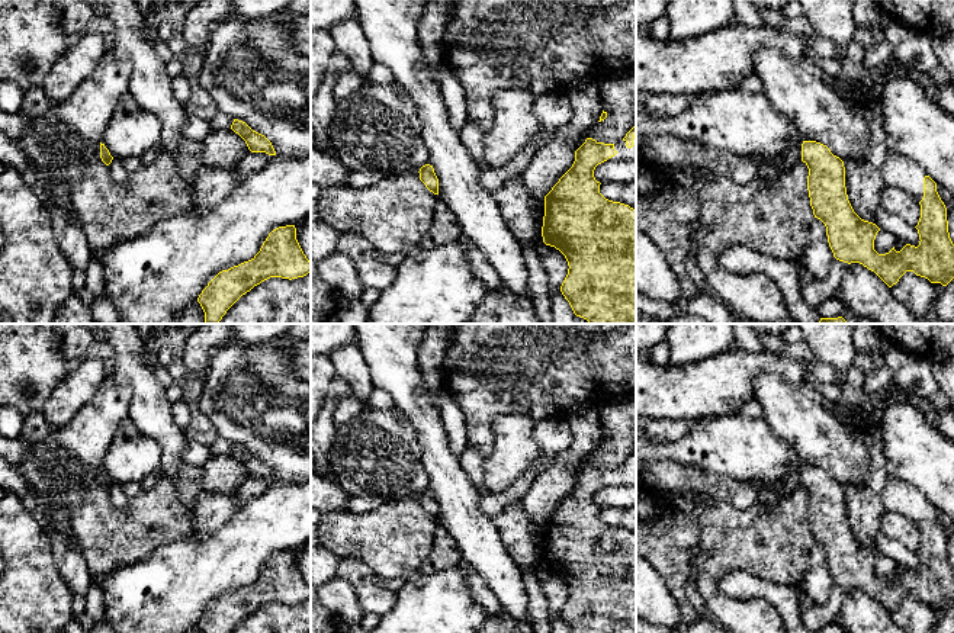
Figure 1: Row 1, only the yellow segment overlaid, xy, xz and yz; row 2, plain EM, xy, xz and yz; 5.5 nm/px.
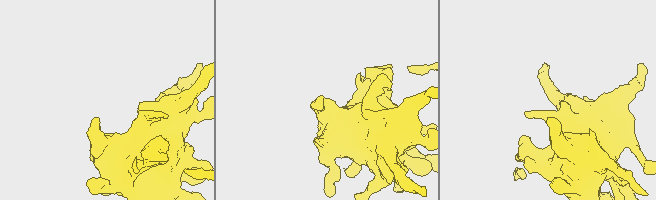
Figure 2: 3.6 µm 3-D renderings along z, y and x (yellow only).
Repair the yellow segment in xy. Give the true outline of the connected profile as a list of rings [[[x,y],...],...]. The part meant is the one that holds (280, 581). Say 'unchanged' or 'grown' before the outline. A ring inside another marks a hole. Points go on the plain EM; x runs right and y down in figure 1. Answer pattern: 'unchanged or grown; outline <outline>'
unchanged; outline [[[295,550],[273,555],[260,576],[248,587],[219,597],[202,616],[202,633],[231,633],[242,620],[270,603],[298,604],[311,597]]]

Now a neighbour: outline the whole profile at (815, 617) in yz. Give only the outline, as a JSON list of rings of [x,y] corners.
[[[833,585],[823,604],[813,604],[796,588],[799,610],[803,624],[813,633],[825,629],[838,620],[839,610],[845,601],[848,588]]]

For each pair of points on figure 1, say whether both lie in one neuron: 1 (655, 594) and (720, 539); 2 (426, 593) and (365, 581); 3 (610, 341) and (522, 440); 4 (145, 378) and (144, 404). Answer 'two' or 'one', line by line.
1: two
2: two
3: two
4: one

